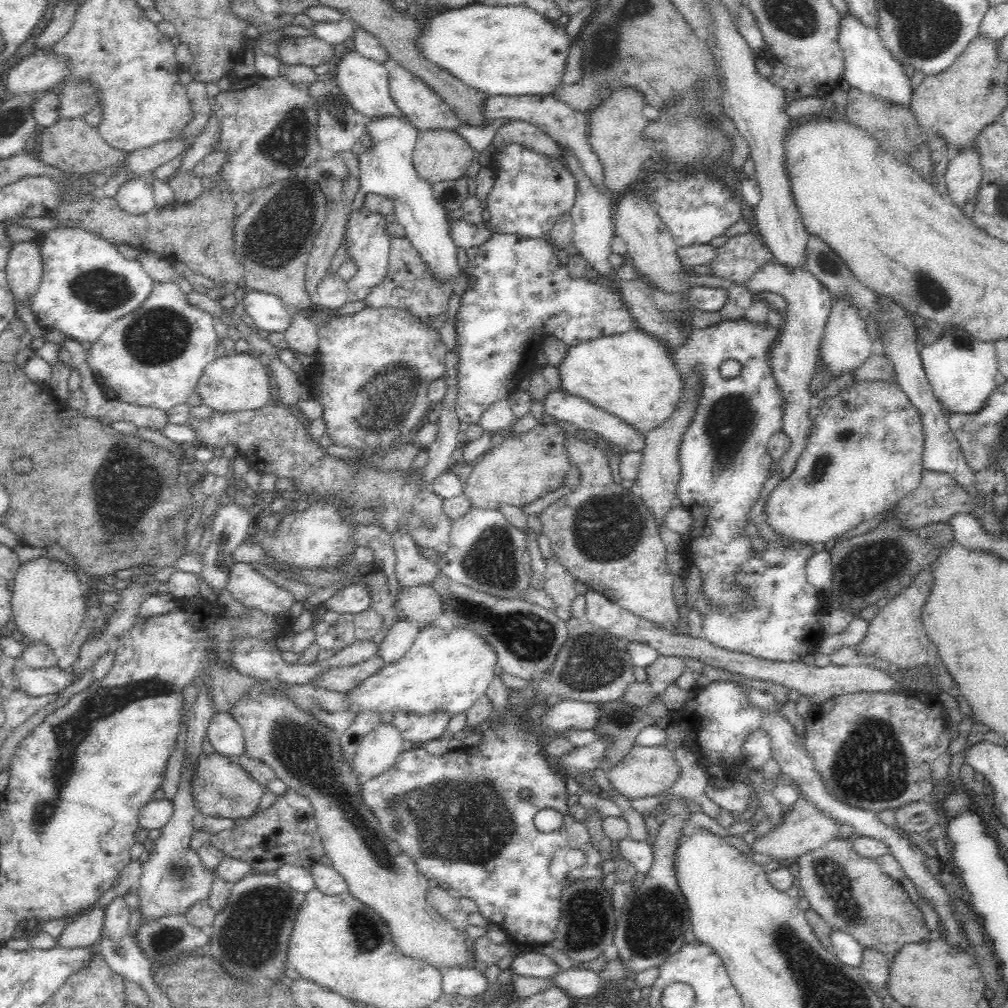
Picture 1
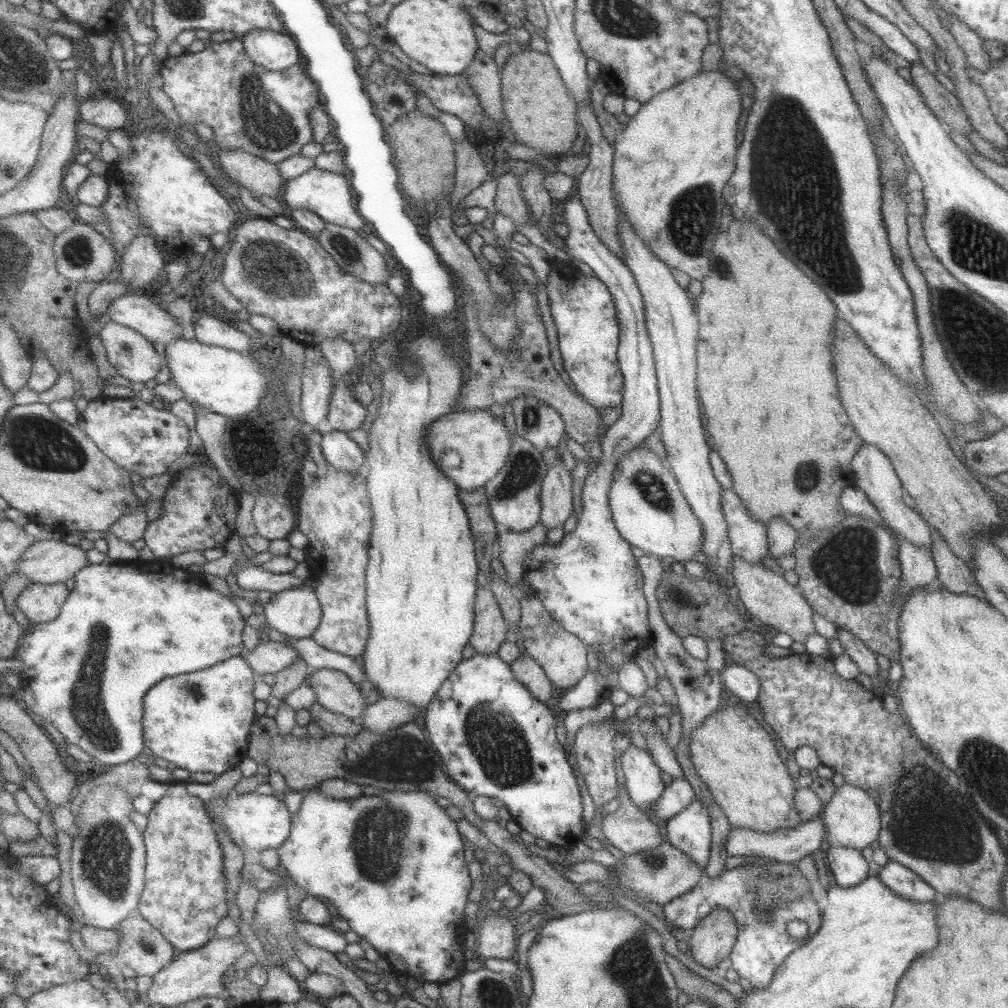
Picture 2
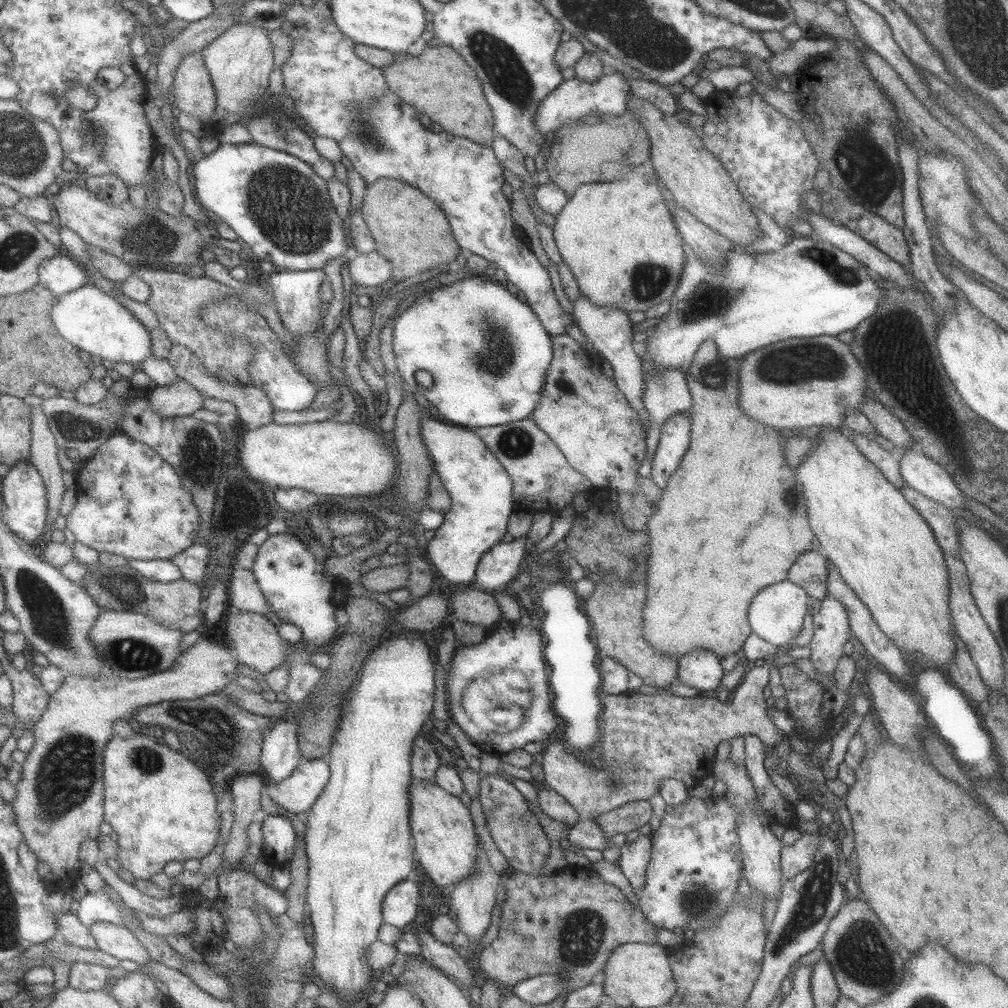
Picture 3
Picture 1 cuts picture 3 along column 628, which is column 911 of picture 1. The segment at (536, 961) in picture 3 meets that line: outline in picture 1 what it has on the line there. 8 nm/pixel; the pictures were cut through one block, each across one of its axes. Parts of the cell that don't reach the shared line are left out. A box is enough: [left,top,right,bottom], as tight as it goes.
[795,837,929,960]

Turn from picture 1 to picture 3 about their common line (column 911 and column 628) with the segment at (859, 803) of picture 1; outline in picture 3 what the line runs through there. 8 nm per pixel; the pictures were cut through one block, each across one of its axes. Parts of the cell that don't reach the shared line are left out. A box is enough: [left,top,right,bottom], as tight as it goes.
[542,611,812,819]

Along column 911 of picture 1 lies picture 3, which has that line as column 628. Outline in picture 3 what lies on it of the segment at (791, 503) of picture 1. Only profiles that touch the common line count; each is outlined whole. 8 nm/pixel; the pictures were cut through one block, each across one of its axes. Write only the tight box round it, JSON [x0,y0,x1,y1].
[531,335,645,493]

